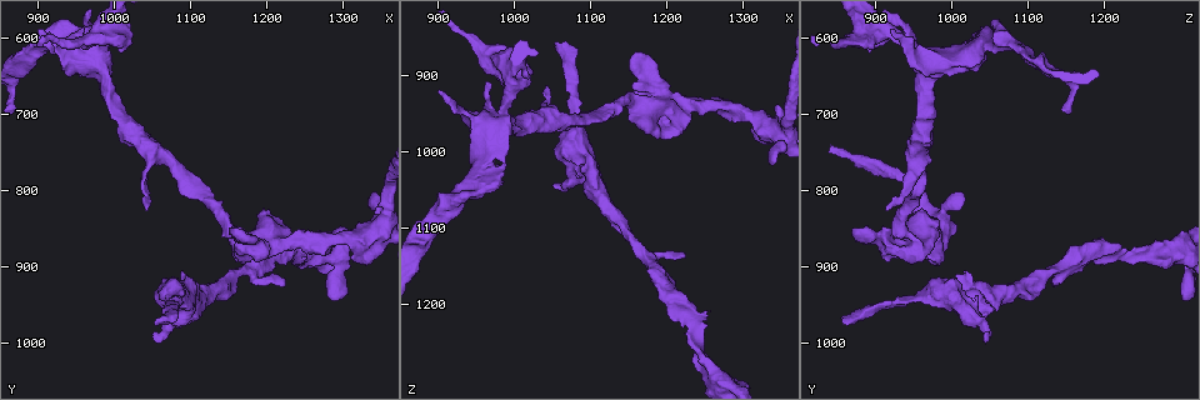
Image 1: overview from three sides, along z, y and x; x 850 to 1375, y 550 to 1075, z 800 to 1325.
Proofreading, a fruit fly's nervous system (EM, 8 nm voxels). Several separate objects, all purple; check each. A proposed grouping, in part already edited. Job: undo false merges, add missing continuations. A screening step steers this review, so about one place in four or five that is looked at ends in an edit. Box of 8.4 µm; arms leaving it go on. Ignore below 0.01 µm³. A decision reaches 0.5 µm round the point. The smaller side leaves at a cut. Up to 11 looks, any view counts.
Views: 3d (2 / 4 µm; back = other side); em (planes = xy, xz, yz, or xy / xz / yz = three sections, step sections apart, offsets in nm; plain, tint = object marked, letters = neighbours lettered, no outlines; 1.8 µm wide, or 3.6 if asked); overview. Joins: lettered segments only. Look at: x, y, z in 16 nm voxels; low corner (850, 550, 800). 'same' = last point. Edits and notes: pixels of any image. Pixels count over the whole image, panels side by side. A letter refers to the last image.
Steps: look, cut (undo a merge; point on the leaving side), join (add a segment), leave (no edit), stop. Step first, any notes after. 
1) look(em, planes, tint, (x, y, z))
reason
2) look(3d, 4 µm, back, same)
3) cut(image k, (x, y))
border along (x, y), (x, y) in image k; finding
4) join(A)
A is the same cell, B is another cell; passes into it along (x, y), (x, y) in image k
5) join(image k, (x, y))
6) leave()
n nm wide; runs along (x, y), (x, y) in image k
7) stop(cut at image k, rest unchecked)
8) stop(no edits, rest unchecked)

look(3d, 2 µm, back, (995, 595, 910))
calibre changes

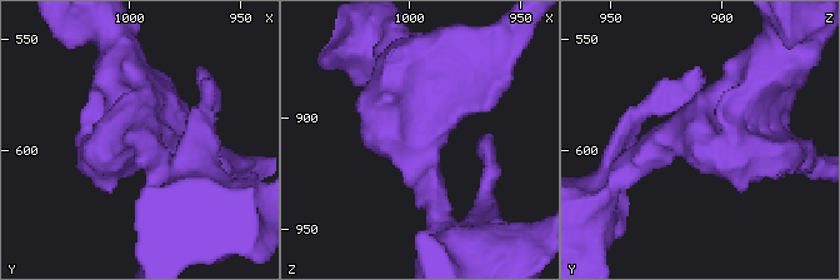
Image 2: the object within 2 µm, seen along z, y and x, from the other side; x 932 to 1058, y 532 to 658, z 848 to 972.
look(em, planes, tint, (992, 594, 910))

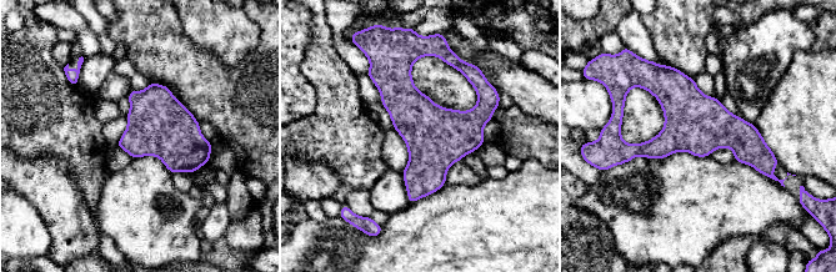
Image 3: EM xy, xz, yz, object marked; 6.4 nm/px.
look(em, planes, letters, same)

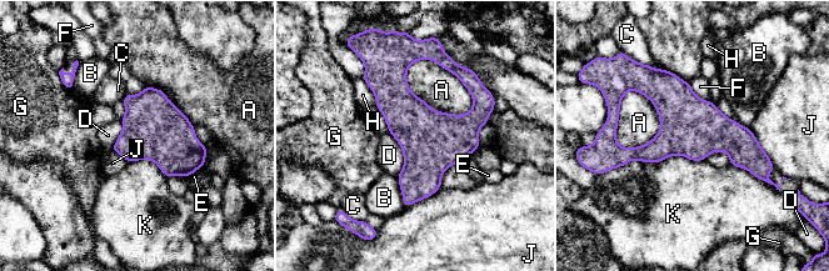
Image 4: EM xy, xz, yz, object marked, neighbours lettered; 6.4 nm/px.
leave()
A, B, C, D, E, F, G, H, J and K are other cells; border along (388, 130), (403, 155), (396, 176) in image 4; one neuron here

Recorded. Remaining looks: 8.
look(em, xy, step 16, tint, (1040, 825, 915))
tapers out

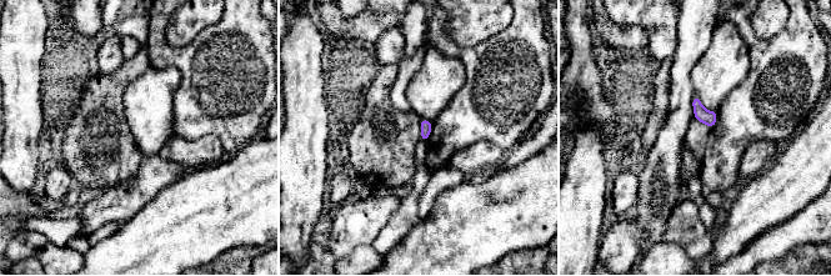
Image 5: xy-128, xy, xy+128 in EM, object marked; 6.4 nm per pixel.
look(em, planes, letters, same)

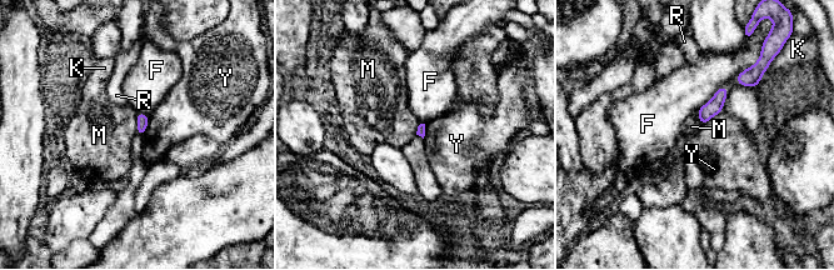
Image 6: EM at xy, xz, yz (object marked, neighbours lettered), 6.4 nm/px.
leave()
F touches over 260 nm; F, K, M, R and Y are other cells; border along (135, 113), (136, 133) in image 6; none of them fits

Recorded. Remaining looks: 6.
look(em, 3.6 µm, planes, letters, (1315, 895, 980))
free end

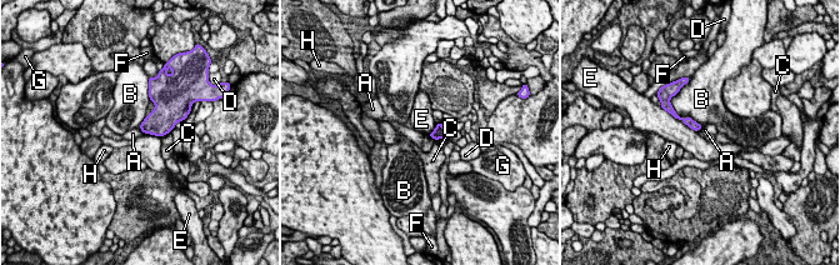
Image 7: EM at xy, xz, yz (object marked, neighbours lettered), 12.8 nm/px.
leave()
A, B, C, D, E, F, G and H are other cells; border along (139, 126), (144, 133) in image 7; none of them fits

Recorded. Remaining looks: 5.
look(3d, 4 µm, (1220, 920, 1140))
thin end

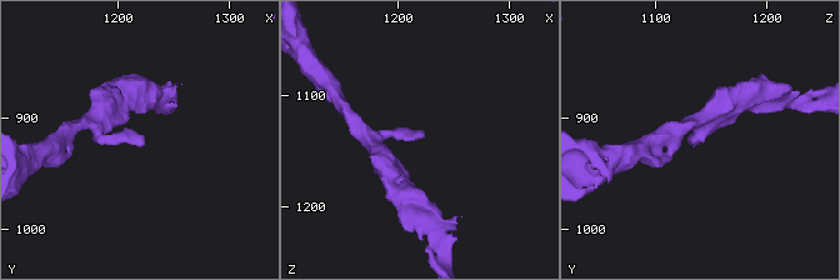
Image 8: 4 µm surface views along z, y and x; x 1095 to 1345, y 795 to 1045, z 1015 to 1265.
look(em, planes, letters, (1224, 924, 1138))
need the tissue

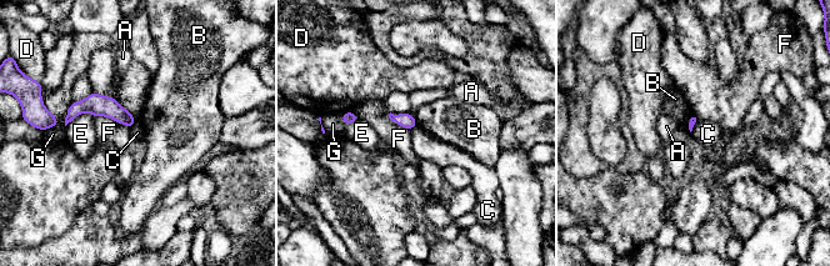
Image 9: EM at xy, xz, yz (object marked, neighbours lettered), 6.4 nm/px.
leave()
A, B, C, D, E, F and G are other cells; runs along (69, 116), (108, 106), (131, 120) in image 9; none of them fits

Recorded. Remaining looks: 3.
look(em, yz, step 8, letters, (1055, 975, 860))
branch stops here

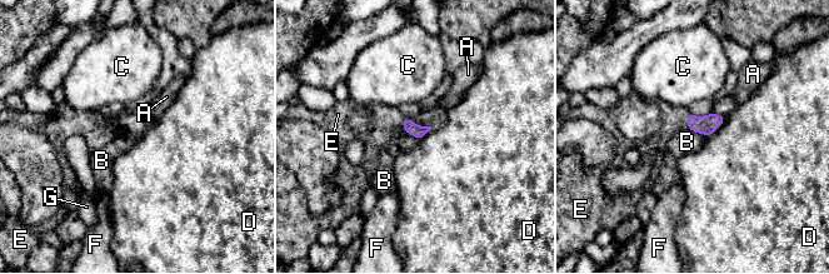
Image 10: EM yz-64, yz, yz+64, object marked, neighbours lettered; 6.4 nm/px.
look(em, planes, letters, same)

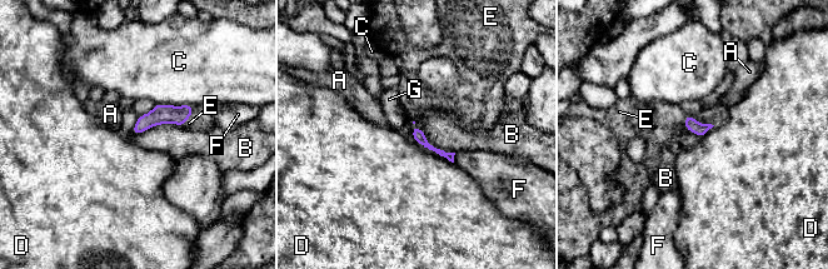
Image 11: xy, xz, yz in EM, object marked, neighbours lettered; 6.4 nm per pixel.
join(E)
E is the same cell, A, B, C, D, F and G are other cells; passes into it along (161, 114), (186, 119), (189, 123) in image 11; it goes on there

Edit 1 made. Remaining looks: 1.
stop(join at image 11, rest unchecked)

